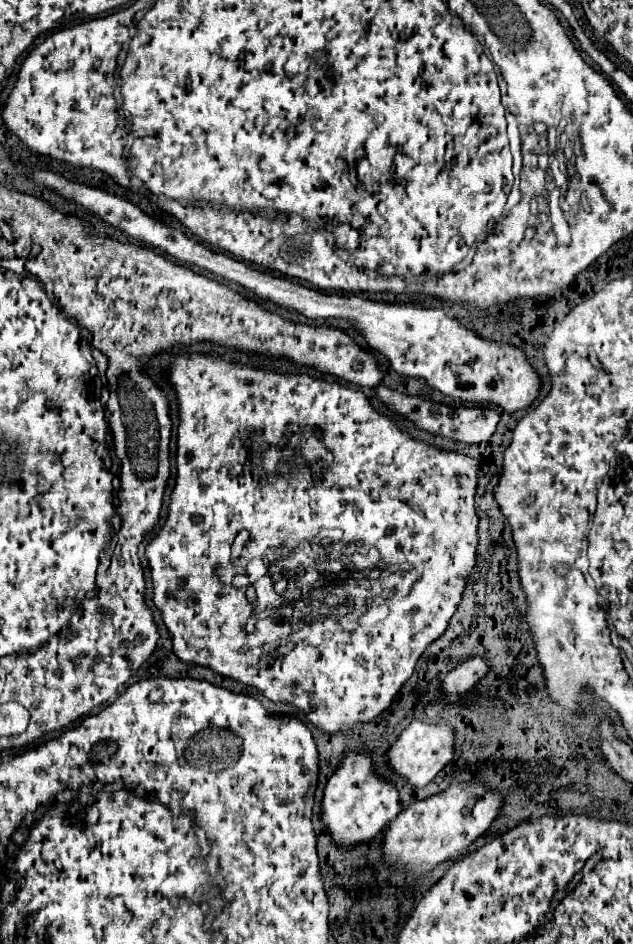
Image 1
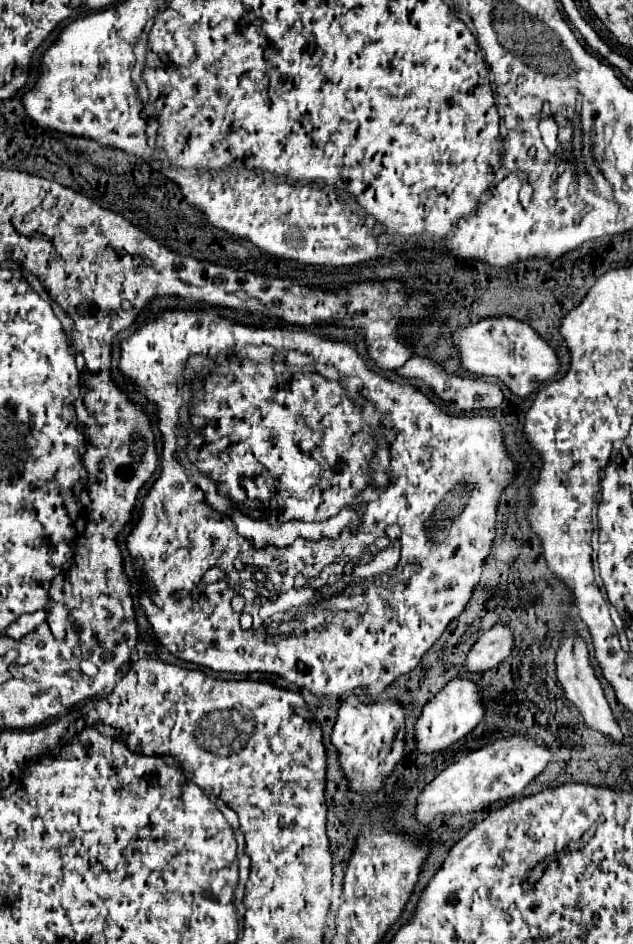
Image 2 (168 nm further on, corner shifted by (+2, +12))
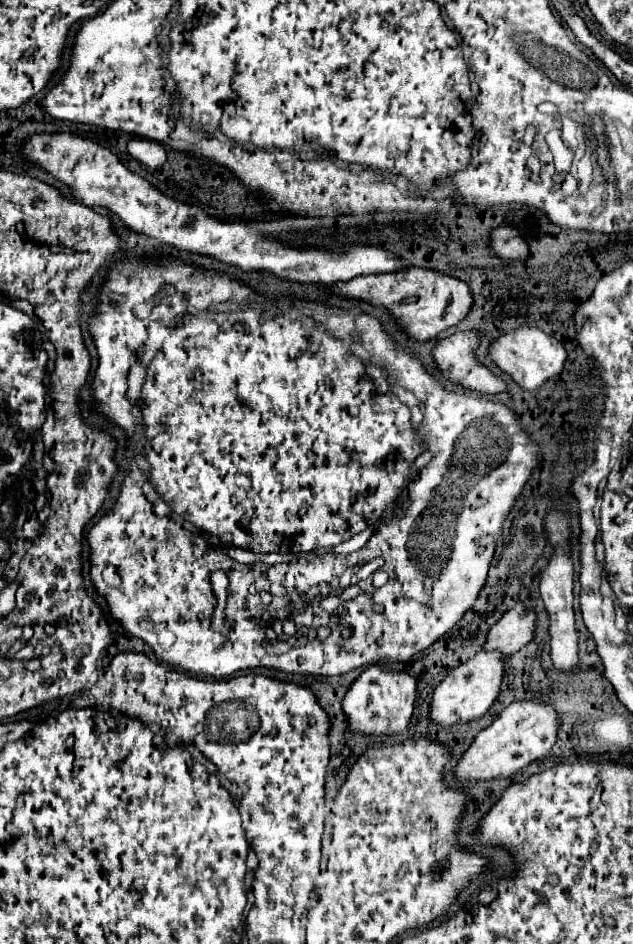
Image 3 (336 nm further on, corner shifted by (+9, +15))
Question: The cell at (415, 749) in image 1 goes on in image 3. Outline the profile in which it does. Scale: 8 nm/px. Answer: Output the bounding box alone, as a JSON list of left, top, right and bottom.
[430,651,504,725]

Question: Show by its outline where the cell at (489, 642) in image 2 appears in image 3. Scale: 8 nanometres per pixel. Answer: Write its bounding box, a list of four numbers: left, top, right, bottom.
[486,603,536,655]

